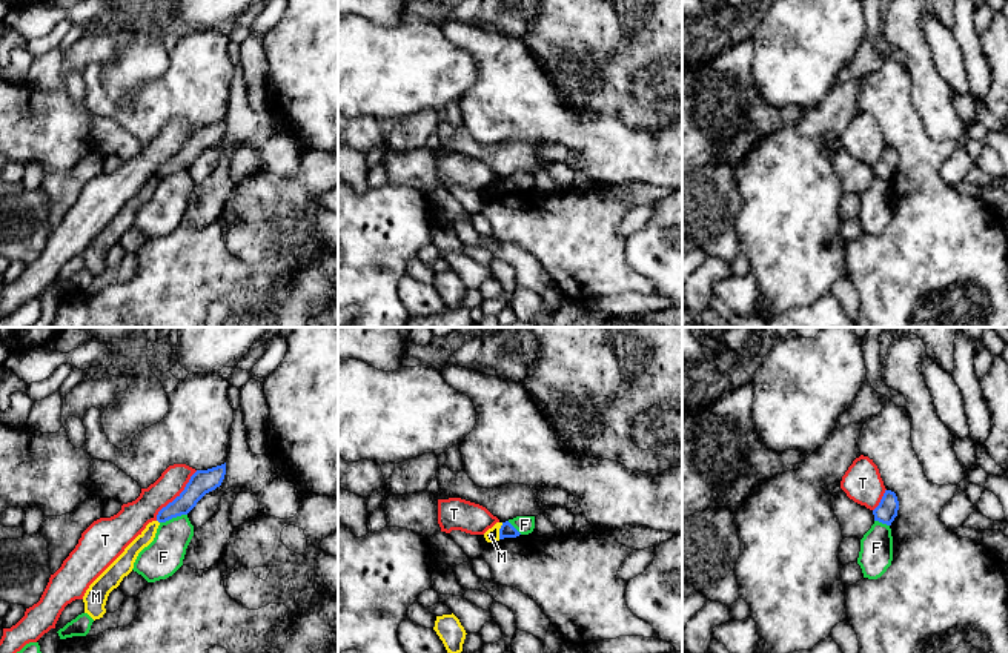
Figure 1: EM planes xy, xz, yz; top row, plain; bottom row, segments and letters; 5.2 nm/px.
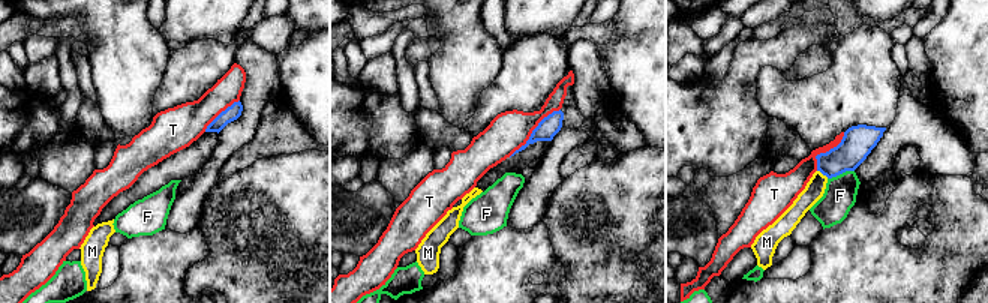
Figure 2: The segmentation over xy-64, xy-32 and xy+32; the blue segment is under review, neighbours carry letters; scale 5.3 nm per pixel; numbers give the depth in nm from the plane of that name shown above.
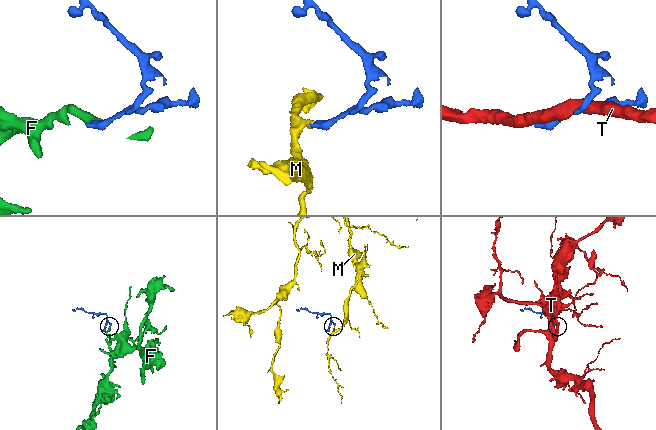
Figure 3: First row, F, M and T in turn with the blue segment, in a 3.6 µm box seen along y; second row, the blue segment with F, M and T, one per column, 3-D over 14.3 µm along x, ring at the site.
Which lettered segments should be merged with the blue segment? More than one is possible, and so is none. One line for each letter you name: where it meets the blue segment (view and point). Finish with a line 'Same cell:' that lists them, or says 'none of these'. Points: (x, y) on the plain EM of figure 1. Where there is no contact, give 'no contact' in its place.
Same cell: none of these

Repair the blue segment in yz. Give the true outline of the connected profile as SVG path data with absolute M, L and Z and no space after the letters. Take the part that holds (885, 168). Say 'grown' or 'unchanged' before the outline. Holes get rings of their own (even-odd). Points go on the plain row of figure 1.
unchanged; M885 146L879 161L873 166L874 177L891 181L897 172L899 157L894 148Z

